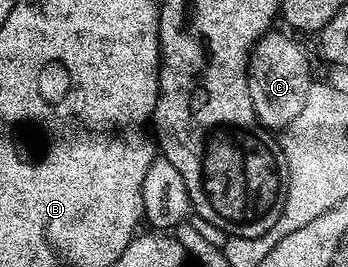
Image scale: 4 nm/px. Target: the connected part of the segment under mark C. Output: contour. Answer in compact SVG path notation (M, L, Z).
M269 30L266 35L260 37L248 54L250 102L254 102L254 110L258 114L258 118L269 130L283 130L287 128L290 122L294 122L294 118L298 118L302 106L306 106L308 87L314 82L314 76L308 69L308 56L300 49L299 42L276 31Z

